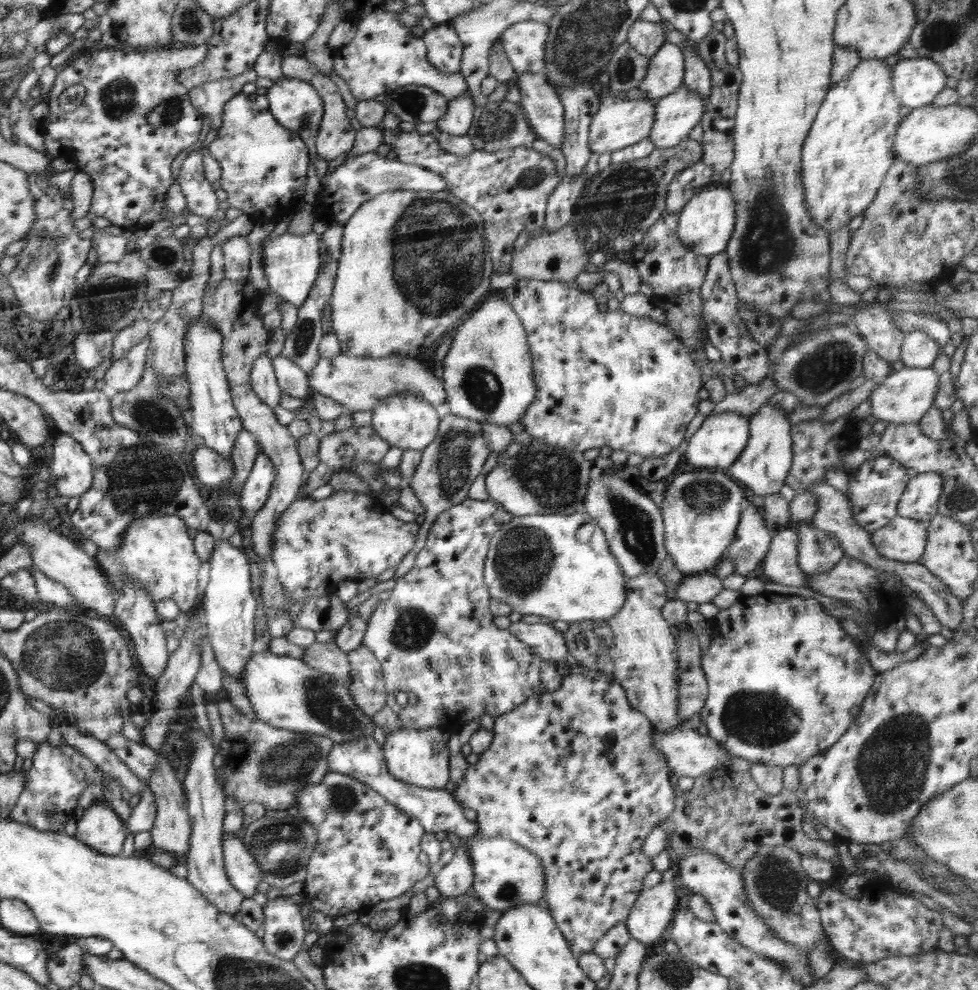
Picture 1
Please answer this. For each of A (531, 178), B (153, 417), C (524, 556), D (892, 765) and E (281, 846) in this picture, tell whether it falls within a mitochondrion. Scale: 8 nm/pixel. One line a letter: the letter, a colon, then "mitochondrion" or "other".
A: mitochondrion
B: mitochondrion
C: mitochondrion
D: mitochondrion
E: mitochondrion

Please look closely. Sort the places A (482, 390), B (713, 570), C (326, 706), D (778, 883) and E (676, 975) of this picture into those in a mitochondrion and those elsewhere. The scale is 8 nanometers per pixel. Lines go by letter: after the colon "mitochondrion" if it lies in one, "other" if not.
A: mitochondrion
B: other
C: mitochondrion
D: mitochondrion
E: mitochondrion

